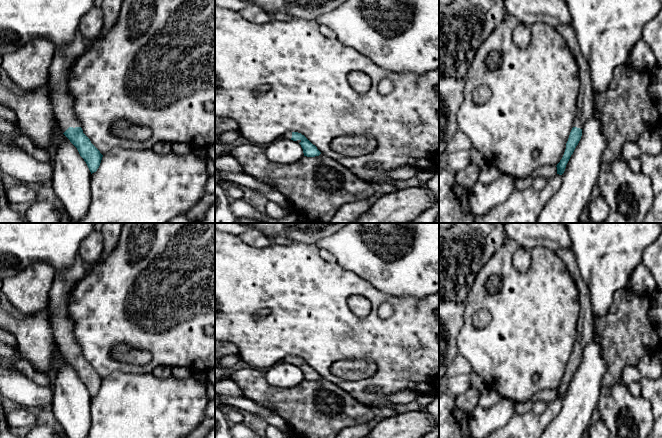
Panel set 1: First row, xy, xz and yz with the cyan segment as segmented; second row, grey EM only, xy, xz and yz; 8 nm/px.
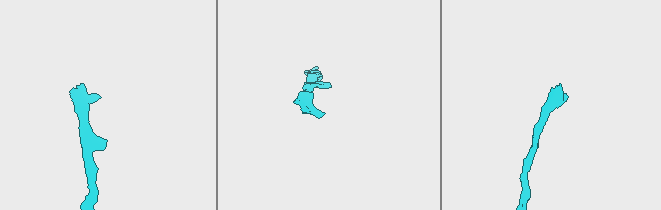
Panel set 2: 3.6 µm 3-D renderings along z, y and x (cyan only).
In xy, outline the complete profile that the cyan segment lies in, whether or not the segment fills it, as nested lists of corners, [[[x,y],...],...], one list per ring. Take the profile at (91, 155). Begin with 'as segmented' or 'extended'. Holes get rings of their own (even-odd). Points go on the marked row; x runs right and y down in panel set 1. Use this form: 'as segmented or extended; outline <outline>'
extended; outline [[[80,33],[68,46],[55,46],[49,87],[58,129],[77,148],[92,174],[99,168],[103,155],[83,133],[73,109],[74,97],[68,90],[71,68],[84,53],[85,48],[86,40]]]

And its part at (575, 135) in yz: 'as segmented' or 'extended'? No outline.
extended

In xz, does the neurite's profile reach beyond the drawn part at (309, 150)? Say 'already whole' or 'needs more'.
needs more

